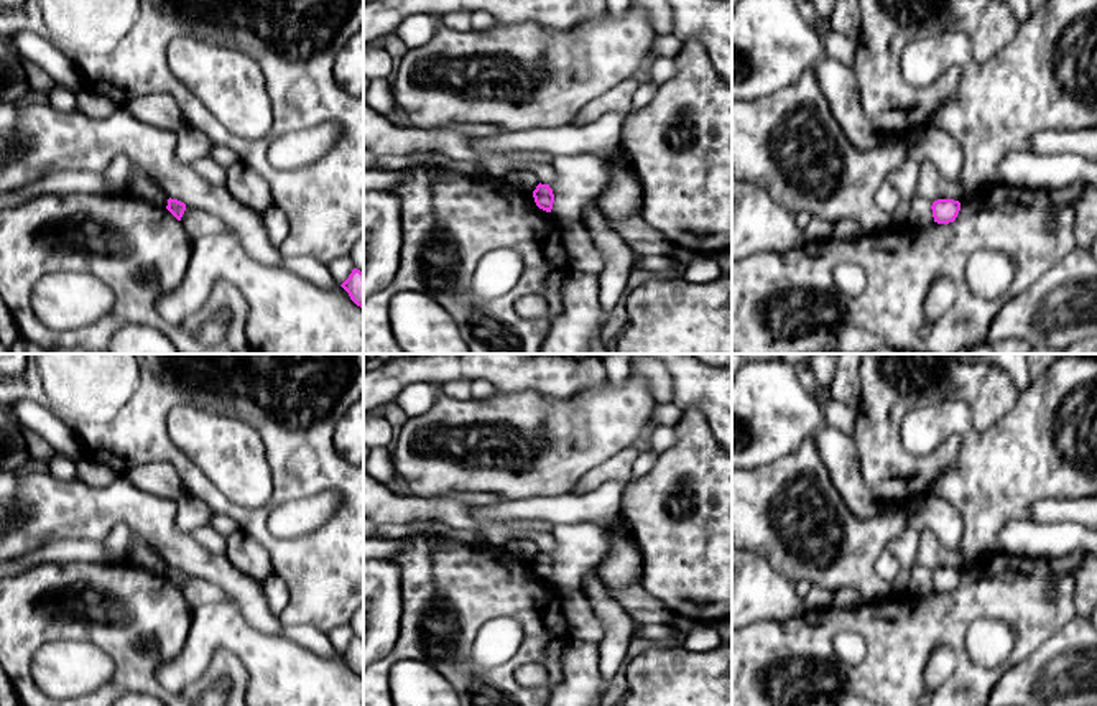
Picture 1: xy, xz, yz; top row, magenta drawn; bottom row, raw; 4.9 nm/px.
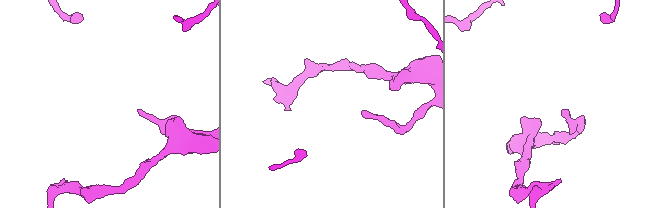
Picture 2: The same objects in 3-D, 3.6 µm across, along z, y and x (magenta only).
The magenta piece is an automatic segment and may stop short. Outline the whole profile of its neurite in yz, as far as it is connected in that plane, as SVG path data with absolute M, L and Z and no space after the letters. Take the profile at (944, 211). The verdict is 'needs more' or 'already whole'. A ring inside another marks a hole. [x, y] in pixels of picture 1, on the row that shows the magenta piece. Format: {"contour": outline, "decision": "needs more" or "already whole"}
{"contour": "M937 199L933 202L931 209L934 222L949 224L956 221L960 211L960 202L954 199Z", "decision": "already whole"}

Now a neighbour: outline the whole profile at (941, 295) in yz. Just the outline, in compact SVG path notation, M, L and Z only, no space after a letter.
M937 276L929 286L924 300L924 316L926 327L929 327L936 319L947 314L956 303L956 285L947 276Z

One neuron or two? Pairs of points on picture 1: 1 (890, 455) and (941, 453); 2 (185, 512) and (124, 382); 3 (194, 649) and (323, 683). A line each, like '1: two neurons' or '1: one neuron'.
1: one neuron
2: two neurons
3: one neuron

